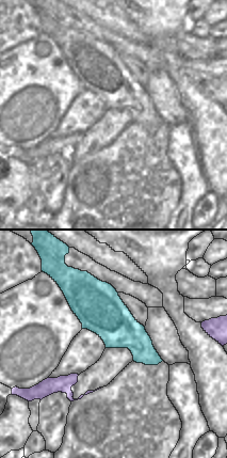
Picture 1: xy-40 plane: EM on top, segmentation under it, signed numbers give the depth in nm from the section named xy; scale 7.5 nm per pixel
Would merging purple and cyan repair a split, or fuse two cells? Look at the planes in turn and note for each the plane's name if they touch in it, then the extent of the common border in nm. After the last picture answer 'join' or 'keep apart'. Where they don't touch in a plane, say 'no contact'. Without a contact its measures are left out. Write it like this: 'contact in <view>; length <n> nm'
no contact

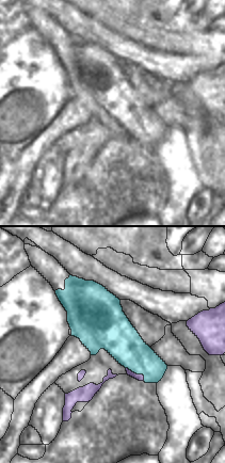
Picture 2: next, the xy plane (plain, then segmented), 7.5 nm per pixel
contact in xy; length 170 nm

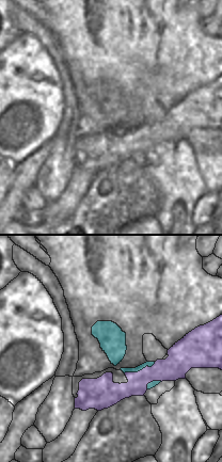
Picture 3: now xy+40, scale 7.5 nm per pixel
contact in xy+40; length 260 nm

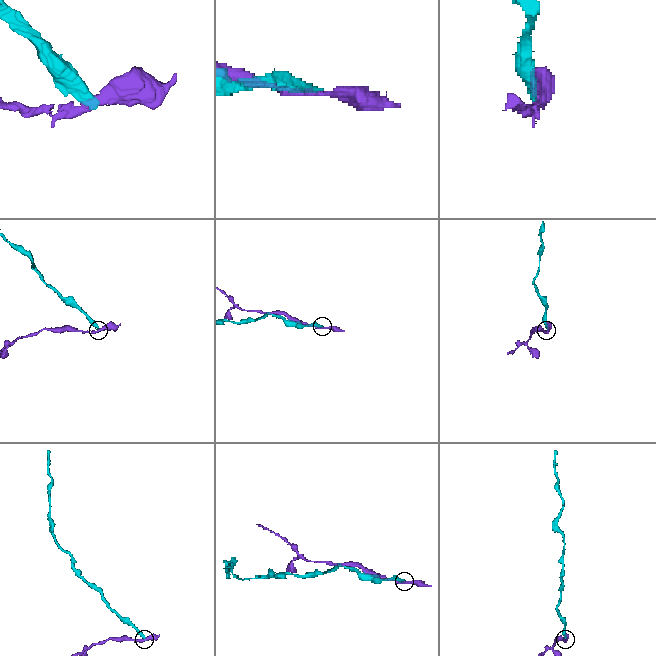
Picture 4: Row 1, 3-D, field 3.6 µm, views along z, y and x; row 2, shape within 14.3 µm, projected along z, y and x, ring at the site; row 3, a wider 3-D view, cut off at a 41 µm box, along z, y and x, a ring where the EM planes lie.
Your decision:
keep apart

